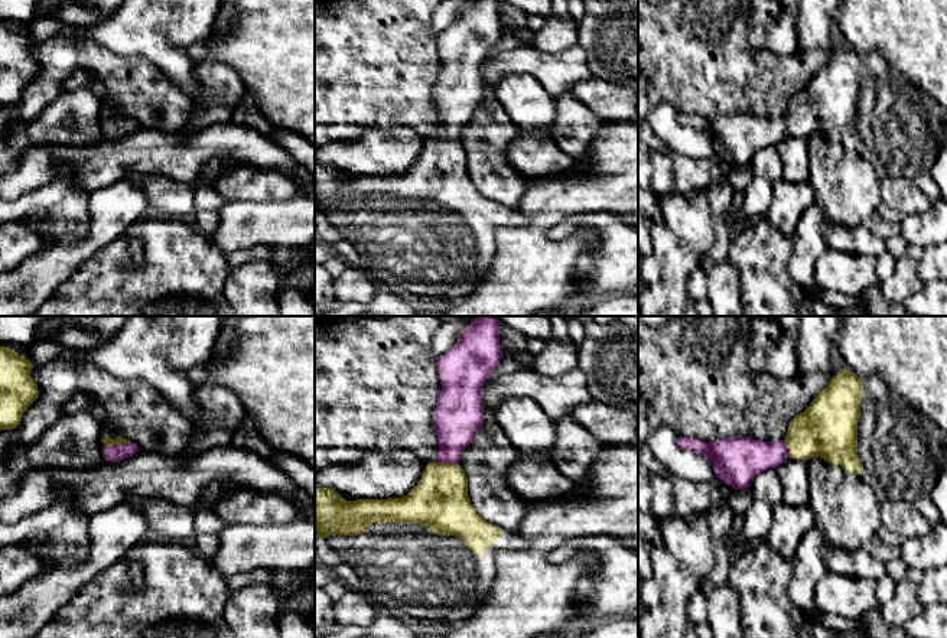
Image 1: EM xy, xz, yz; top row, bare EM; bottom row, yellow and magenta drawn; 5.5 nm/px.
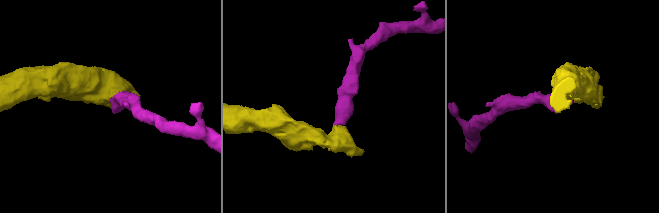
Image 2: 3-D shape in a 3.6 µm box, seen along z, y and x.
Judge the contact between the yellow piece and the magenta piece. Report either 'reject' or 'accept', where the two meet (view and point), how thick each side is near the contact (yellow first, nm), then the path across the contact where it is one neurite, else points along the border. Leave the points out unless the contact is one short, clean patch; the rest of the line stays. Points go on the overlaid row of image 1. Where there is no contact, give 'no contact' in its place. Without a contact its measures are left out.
accept; meets yellow in xz at (446, 464); 320 nm thick on the yellow side, 260 nm on the other; runs through xz (441, 500), (446, 464), (456, 432), (456, 420)

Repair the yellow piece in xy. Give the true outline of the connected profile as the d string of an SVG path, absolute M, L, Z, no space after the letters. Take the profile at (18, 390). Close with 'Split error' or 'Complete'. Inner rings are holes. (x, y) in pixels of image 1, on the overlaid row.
M0 346L0 430L16 429L38 398L38 384L30 377L33 367L26 357Z. Complete

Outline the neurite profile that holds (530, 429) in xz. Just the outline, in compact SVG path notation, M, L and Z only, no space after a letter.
M510 397L501 401L494 421L523 456L549 453L557 439L556 420L530 397Z

